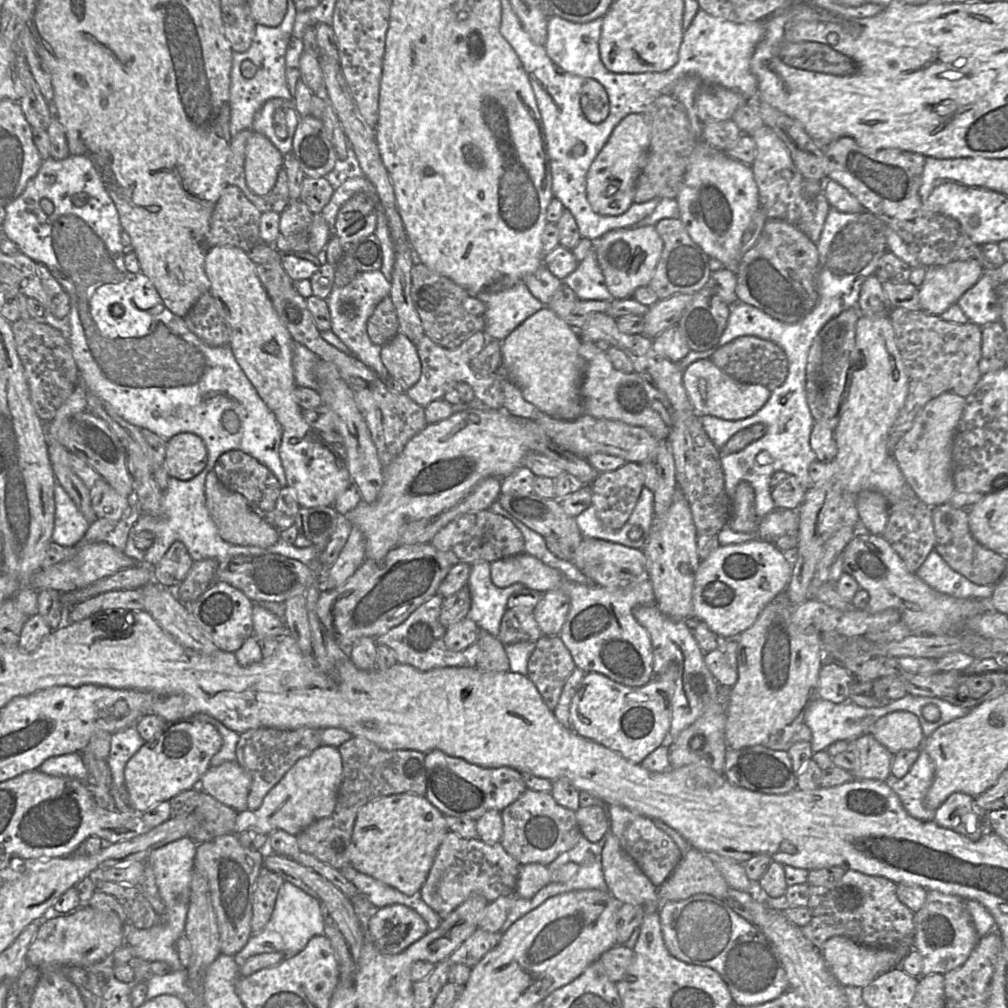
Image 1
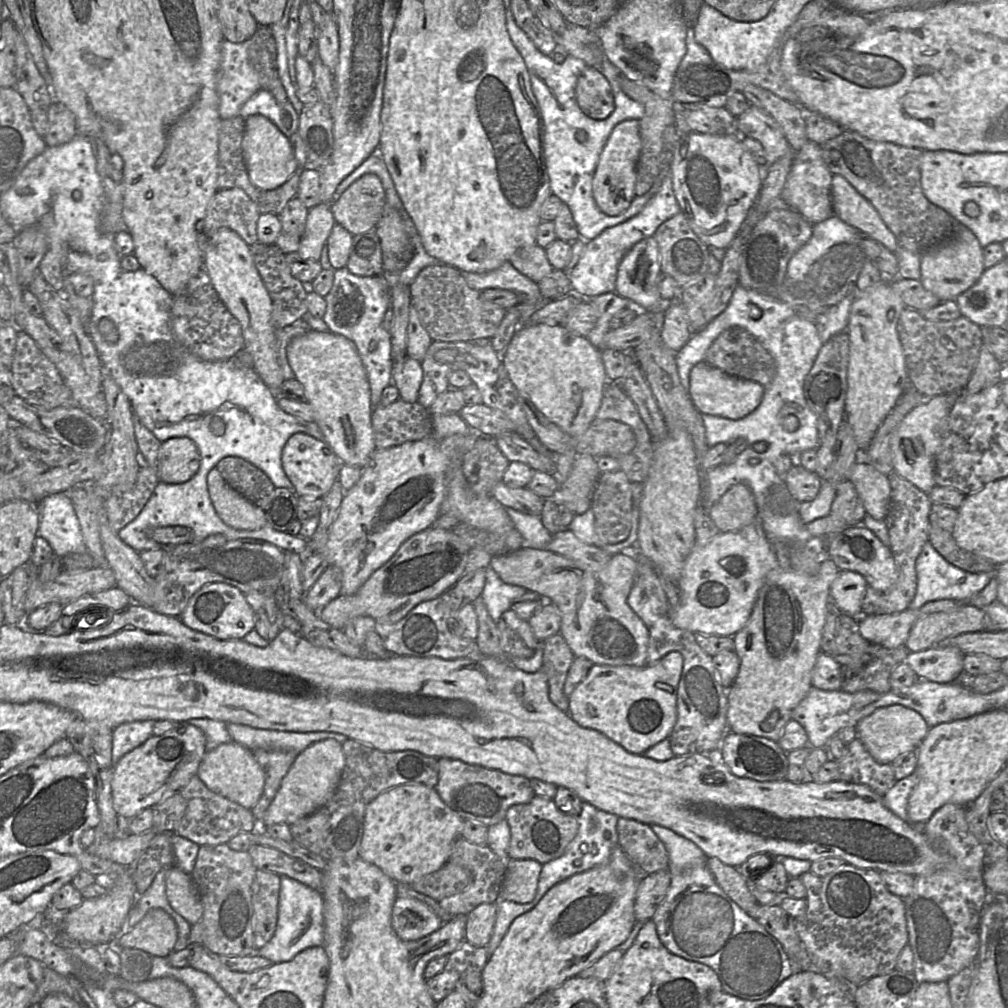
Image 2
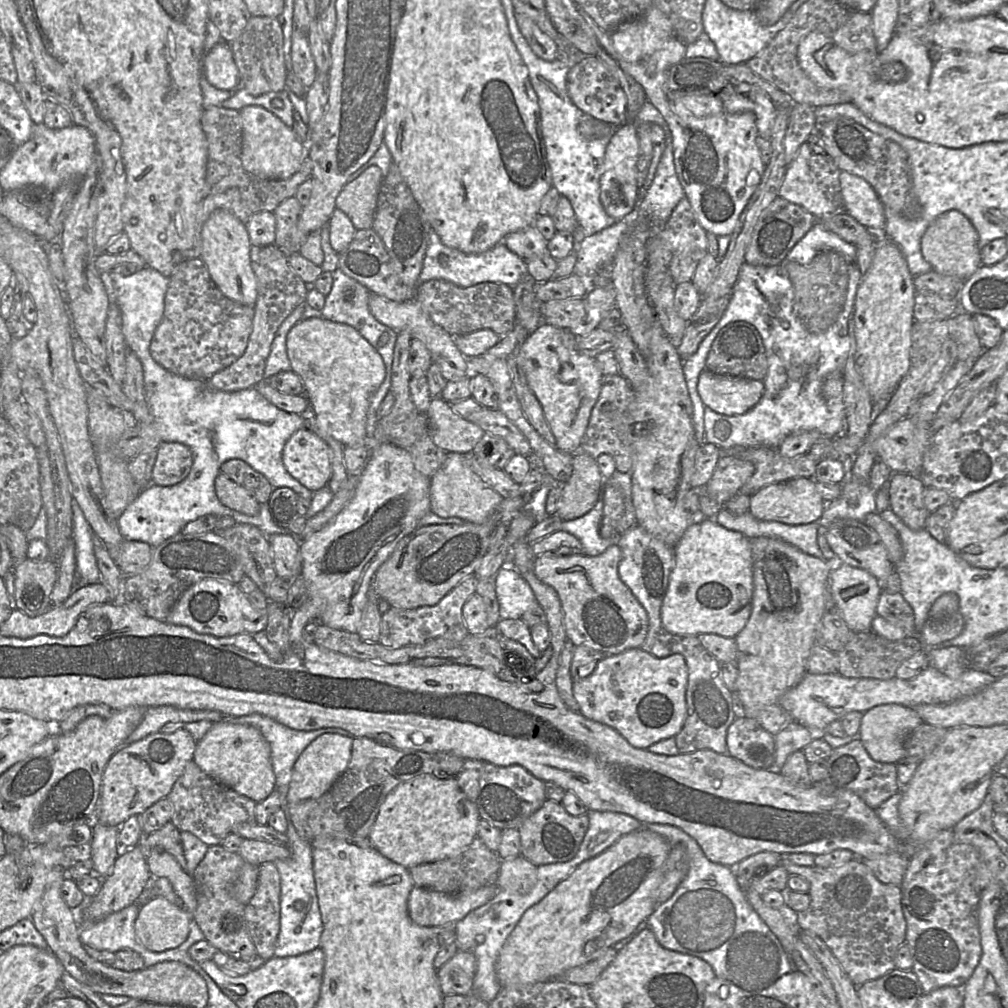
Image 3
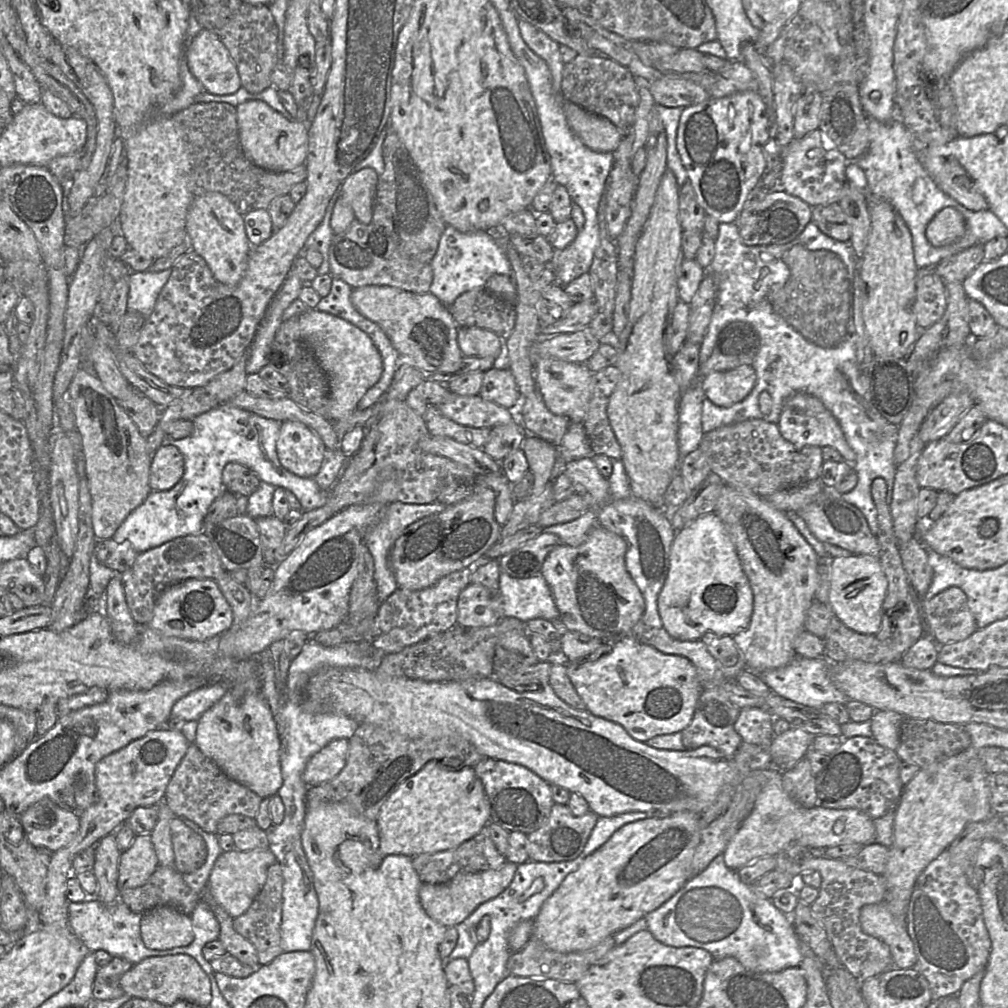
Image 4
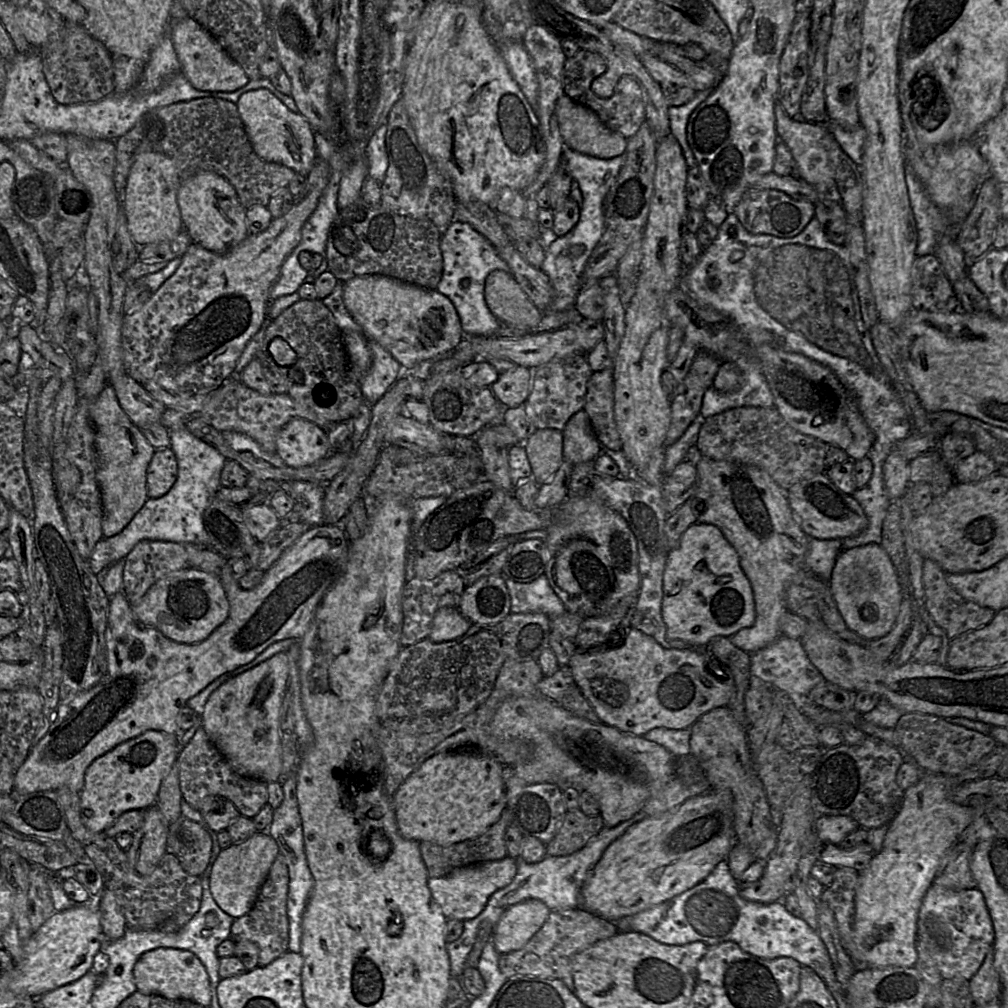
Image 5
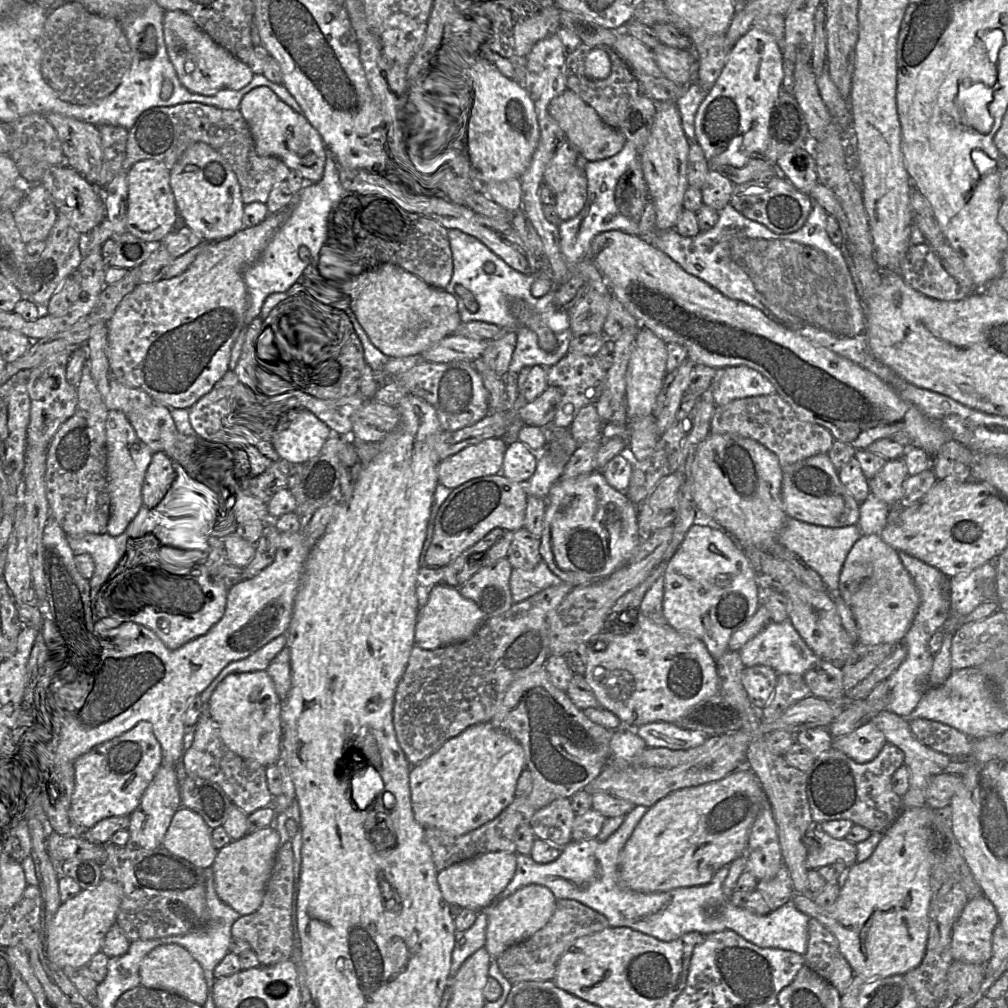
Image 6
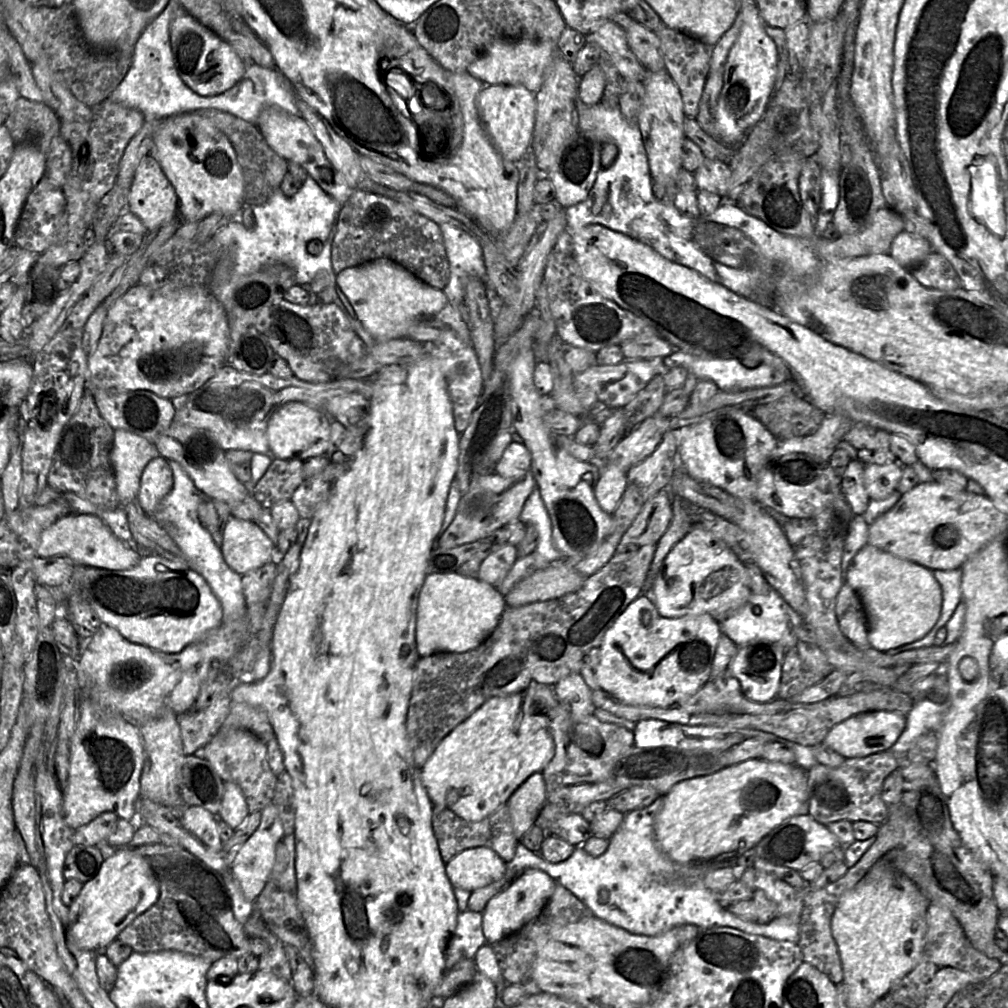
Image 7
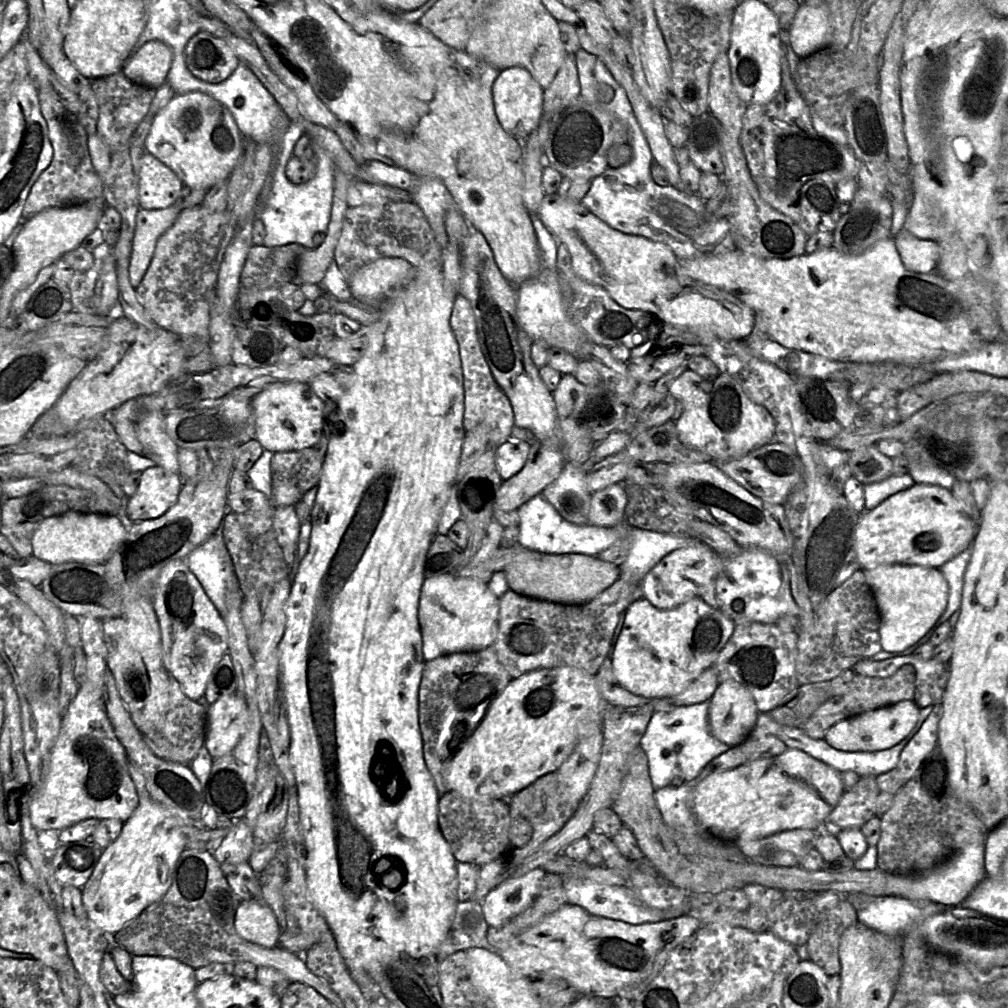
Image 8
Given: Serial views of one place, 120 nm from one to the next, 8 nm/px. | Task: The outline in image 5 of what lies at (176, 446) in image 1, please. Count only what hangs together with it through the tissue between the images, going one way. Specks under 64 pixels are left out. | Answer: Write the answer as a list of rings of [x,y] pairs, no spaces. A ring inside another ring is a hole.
[[[171,447],[156,449],[146,473],[148,498],[167,494],[178,477],[178,464]]]

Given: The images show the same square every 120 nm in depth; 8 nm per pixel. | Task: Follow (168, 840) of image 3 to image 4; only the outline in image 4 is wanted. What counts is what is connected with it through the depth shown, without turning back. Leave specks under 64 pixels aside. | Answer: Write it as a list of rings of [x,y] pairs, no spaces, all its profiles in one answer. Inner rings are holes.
[[[180,817],[171,820],[170,830],[175,869],[182,874],[199,869],[207,857],[207,846],[203,838],[186,826]]]

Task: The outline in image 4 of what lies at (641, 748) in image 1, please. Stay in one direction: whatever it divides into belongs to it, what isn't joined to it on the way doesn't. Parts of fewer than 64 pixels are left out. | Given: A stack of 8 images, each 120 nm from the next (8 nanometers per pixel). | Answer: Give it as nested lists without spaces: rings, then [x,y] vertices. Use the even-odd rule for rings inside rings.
[[[631,633],[614,641],[612,651],[596,661],[586,658],[576,662],[562,658],[562,661],[586,710],[620,725],[631,738],[644,743],[657,735],[685,729],[702,689],[697,670],[689,659],[662,653],[638,642]]]

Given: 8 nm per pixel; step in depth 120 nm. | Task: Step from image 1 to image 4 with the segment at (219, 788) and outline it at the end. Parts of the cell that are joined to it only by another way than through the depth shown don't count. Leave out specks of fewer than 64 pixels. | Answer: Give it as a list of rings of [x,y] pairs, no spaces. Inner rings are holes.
[[[228,690],[197,721],[195,745],[229,778],[261,798],[277,794],[282,785],[277,724],[260,691],[238,697]]]

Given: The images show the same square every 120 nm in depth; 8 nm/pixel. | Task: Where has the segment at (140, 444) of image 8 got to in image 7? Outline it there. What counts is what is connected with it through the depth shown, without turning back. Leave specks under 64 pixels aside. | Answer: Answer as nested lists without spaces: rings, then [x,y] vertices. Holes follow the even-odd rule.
[[[97,389],[94,399],[101,416],[113,430],[122,429],[139,435],[153,443],[172,424],[176,410],[171,400],[147,390],[111,391]]]

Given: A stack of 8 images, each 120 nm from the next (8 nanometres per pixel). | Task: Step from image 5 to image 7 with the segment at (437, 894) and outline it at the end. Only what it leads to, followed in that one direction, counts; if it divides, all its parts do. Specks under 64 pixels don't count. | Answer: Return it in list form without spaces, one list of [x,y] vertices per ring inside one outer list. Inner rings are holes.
[[[487,847],[466,849],[445,866],[446,875],[453,888],[470,892],[503,879],[506,869],[506,862]]]

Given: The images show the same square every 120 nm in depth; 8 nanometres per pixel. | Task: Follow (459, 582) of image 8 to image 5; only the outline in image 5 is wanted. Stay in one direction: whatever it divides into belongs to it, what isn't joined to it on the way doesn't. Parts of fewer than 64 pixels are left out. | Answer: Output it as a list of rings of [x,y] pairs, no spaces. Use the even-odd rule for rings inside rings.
[[[443,607],[434,615],[429,639],[433,642],[446,642],[462,637],[472,623],[458,608]]]

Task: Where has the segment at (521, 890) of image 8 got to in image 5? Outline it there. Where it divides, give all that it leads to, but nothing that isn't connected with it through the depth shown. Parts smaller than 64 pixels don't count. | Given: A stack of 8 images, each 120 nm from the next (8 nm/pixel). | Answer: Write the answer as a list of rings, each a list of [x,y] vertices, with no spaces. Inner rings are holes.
[[[527,899],[507,908],[495,927],[495,950],[504,955],[524,947],[543,926],[550,912],[536,899]]]

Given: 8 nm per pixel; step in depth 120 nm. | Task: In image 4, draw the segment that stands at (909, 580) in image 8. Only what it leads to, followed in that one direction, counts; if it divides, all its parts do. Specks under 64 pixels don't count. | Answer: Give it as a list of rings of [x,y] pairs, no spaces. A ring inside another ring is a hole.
[[[851,555],[836,557],[830,561],[831,587],[829,600],[834,615],[849,629],[875,635],[881,628],[883,602],[887,592],[887,578],[882,570],[879,557]]]

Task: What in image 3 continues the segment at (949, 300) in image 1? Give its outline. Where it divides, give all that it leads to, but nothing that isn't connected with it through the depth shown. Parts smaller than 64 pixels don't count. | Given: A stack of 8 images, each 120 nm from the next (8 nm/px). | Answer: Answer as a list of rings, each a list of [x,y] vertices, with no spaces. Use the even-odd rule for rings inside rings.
[[[952,209],[939,215],[928,226],[921,238],[921,251],[924,259],[931,265],[932,270],[965,281],[982,264],[978,240],[977,230],[971,221],[960,211]]]

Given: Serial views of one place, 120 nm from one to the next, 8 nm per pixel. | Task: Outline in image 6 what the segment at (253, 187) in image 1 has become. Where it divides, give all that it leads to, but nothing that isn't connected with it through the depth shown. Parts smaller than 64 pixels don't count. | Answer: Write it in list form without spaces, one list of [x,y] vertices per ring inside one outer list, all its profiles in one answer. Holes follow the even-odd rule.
[[[270,88],[252,89],[242,99],[239,110],[252,133],[260,156],[277,157],[290,169],[299,172],[307,183],[319,182],[324,173],[327,148],[308,120],[283,102]]]

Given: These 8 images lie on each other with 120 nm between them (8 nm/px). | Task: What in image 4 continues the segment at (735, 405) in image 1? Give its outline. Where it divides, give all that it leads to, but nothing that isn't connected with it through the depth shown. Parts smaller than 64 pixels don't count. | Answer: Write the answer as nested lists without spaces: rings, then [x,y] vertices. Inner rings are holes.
[[[749,365],[712,372],[702,379],[705,397],[719,407],[728,408],[747,397],[756,384],[756,373]]]

